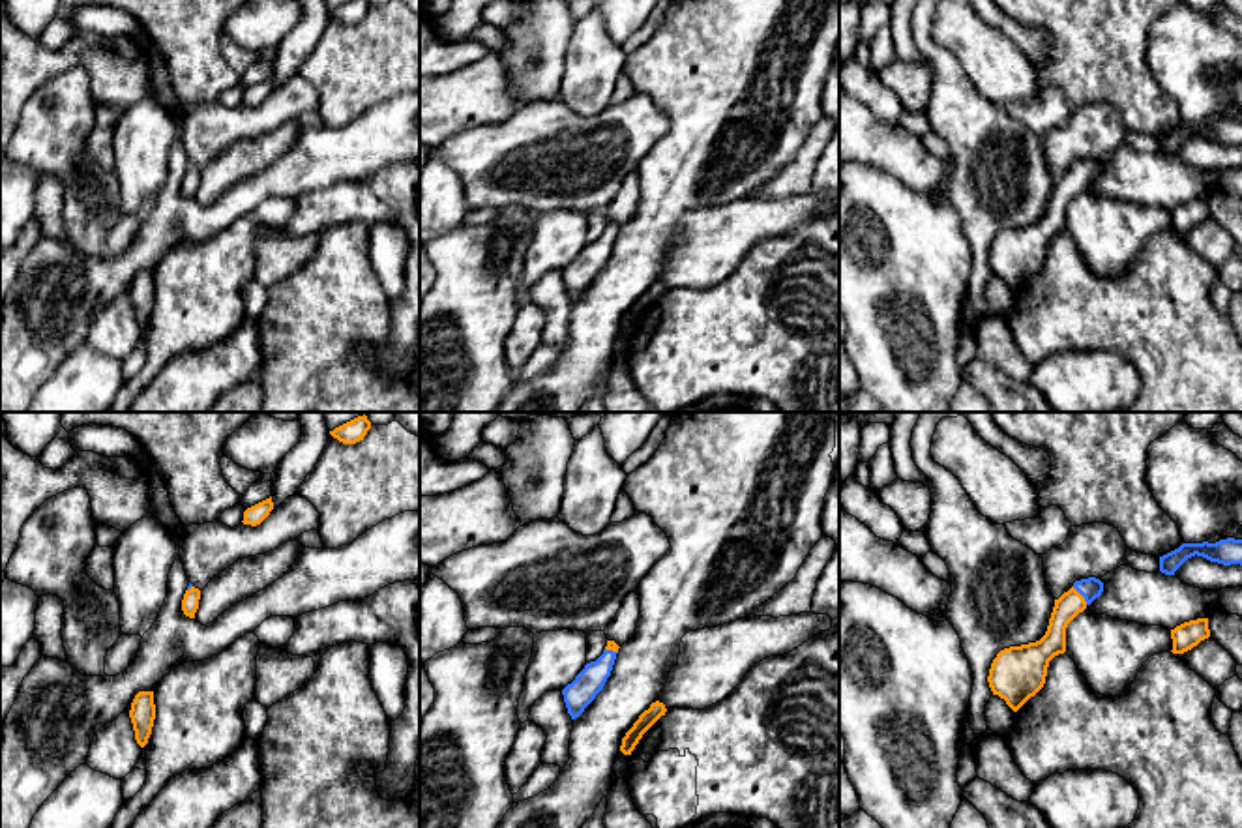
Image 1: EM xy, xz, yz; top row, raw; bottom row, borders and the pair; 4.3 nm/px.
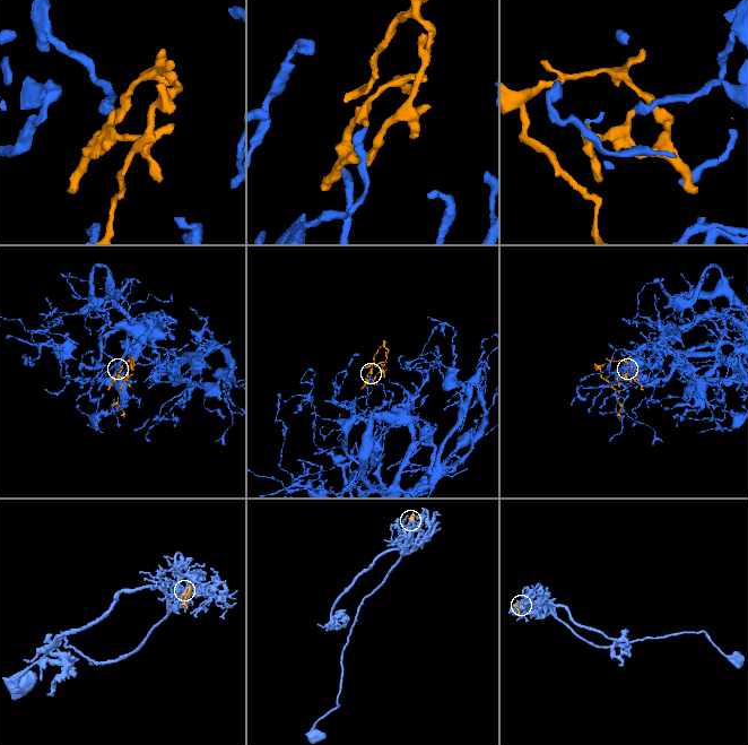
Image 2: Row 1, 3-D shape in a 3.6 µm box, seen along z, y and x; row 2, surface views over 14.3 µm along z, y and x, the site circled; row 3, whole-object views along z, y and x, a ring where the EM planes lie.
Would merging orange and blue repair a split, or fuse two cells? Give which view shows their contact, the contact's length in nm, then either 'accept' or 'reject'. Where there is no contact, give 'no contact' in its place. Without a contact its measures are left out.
meets orange in yz; contact 100 nm long; accept

